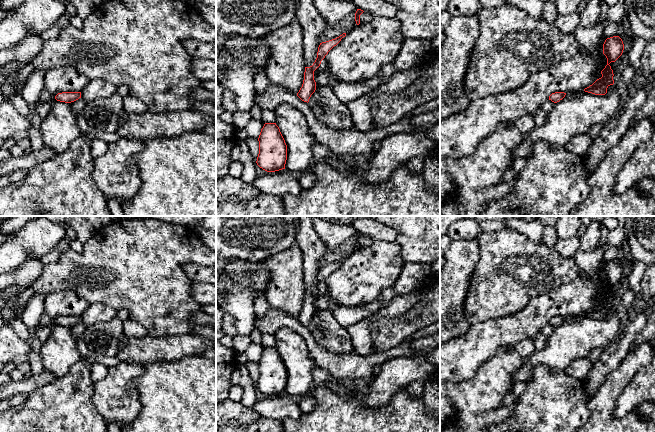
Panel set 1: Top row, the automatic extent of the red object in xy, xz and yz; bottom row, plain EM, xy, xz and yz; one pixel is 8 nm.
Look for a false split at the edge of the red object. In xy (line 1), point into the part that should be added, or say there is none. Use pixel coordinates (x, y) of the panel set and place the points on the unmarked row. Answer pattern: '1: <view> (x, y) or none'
1: none

